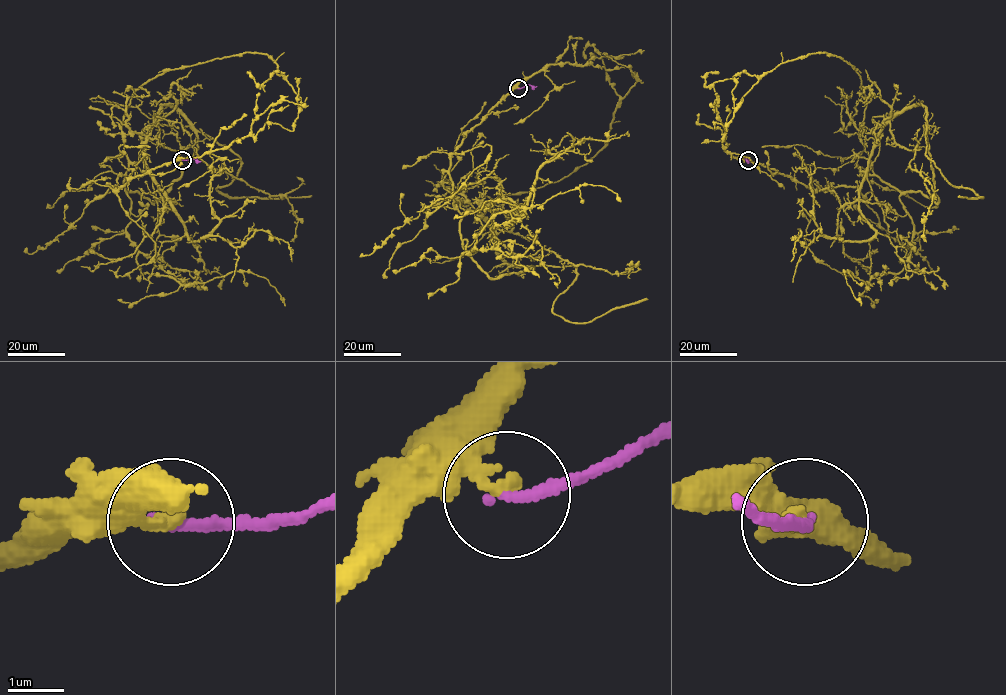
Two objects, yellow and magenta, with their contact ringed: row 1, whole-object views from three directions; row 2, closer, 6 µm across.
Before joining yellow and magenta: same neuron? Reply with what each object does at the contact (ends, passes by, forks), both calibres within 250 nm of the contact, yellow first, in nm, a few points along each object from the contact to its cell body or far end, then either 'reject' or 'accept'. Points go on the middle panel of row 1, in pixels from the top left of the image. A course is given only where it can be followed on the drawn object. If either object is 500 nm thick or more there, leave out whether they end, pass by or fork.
yellow ends; magenta ends; calibres 260 and 200 nm; course yellow (518, 88), (451, 154), (461, 213), (458, 200), (559, 181), (602, 148), (636, 82), (604, 54); course magenta (518, 88), (536, 86); reject

